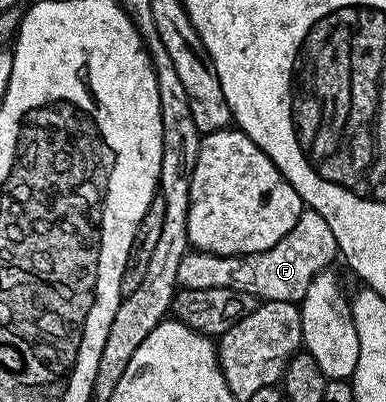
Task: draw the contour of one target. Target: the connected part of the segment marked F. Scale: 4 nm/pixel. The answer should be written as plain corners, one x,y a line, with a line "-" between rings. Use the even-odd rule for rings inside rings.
303,210
296,226
263,252
251,256
213,256
211,252
187,251
180,262
178,282
185,288
231,288
247,297
259,296
259,301
279,300
280,302
300,302
305,297
309,283
318,272
333,265
334,256
339,255
337,238
333,228
325,218
313,210

